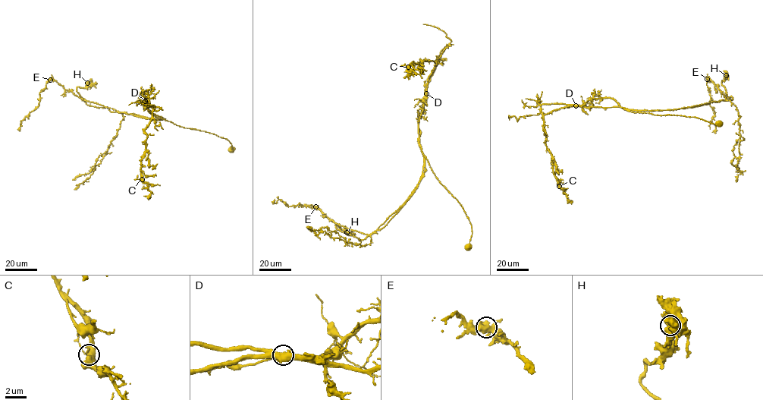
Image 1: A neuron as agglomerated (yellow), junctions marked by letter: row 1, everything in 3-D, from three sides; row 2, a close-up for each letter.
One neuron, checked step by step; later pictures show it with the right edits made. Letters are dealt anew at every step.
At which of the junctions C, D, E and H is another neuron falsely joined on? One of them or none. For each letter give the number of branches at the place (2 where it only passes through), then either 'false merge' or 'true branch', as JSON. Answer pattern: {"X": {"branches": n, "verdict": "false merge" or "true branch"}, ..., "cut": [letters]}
{"C": {"branches": 3, "verdict": "true branch"}, "D": {"branches": 3, "verdict": "false merge"}, "E": {"branches": 3, "verdict": "true branch"}, "H": {"branches": 3, "verdict": "true branch"}, "cut": ["D"]}

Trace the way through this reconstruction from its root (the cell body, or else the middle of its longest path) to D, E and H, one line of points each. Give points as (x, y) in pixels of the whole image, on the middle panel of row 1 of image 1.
D: (468, 247), (472, 231), (469, 220), (462, 206), (435, 176), (418, 140), (419, 119), (426, 93)
E: (468, 247), (469, 220), (435, 176), (420, 145), (424, 165), (419, 183), (369, 234), (339, 225), (315, 206)
H: (468, 247), (469, 220), (435, 176), (420, 145), (423, 171), (409, 196), (364, 239), (335, 225), (346, 232)

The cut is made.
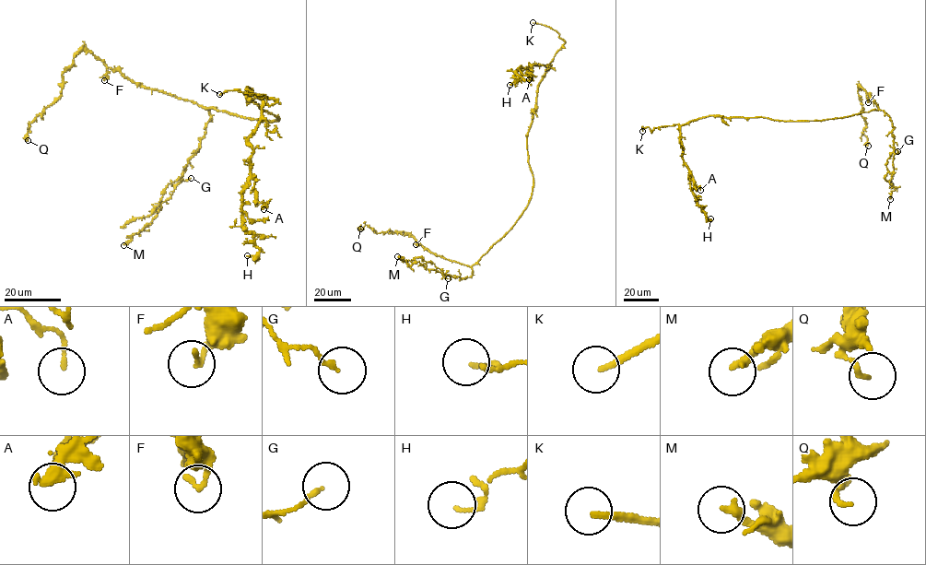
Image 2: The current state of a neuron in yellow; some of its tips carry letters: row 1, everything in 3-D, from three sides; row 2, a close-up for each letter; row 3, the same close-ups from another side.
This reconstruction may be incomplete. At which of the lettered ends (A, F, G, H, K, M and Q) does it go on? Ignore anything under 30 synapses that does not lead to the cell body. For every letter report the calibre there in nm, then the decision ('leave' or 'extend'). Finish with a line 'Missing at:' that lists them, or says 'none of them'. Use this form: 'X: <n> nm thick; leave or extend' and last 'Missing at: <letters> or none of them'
A: 130 nm thick; leave
F: 180 nm thick; leave
G: 140 nm thick; leave
H: 130 nm thick; leave
K: 200 nm thick; extend
M: 280 nm thick; leave
Q: 140 nm thick; leave
Missing at: K

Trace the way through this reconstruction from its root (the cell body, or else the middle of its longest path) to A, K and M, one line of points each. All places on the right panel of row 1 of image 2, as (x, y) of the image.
A: (806, 121), (714, 115), (684, 124), (680, 127), (682, 158), (693, 177), (694, 187), (697, 186), (700, 190)
K: (806, 121), (708, 115), (680, 125), (655, 127), (651, 133), (648, 126), (642, 127), (642, 131)
M: (806, 121), (883, 111), (894, 127), (894, 169), (889, 182), (896, 188), (890, 199)

